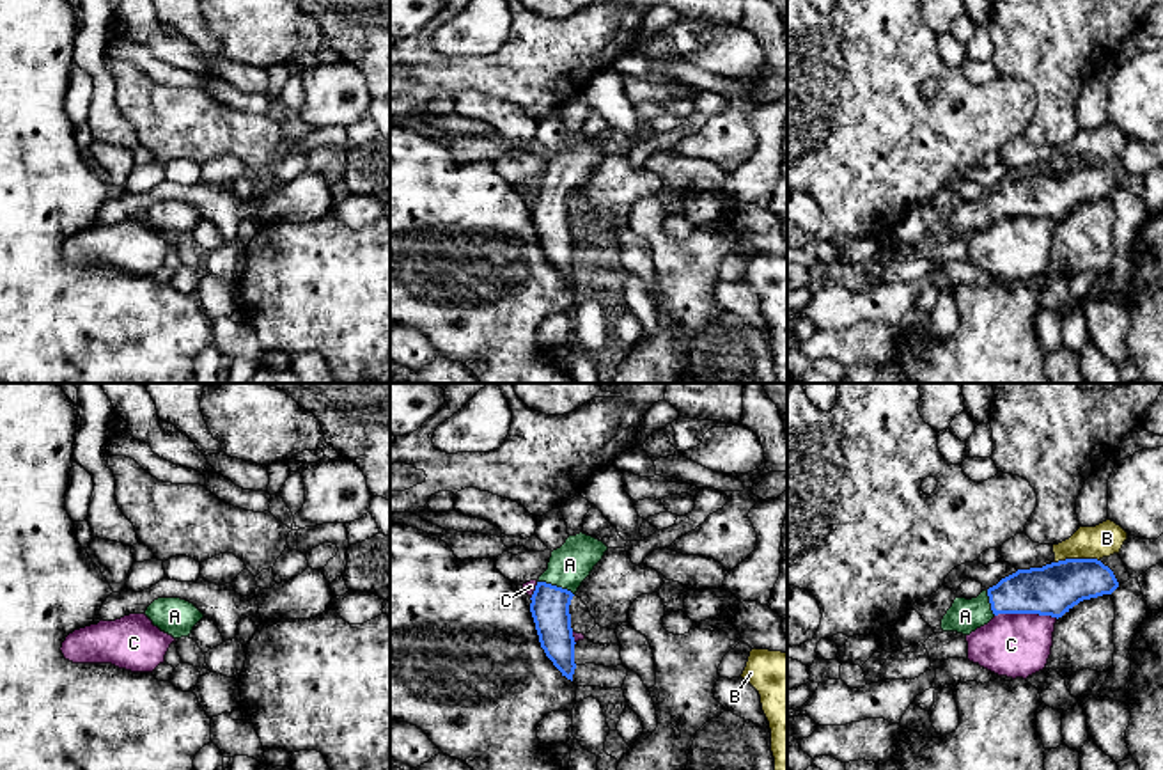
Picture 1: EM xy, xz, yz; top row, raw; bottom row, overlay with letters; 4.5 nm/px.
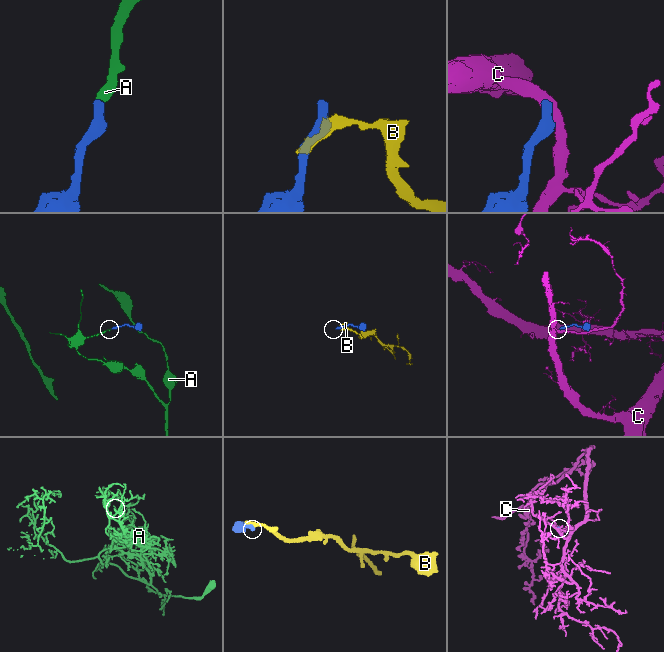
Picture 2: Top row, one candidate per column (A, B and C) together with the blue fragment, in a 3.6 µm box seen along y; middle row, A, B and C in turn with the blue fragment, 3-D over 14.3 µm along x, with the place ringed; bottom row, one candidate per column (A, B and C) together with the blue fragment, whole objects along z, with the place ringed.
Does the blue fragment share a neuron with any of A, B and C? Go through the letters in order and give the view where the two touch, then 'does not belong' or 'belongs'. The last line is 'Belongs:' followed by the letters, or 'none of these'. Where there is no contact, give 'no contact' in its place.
A: xz | belongs
B: yz | does not belong
C: yz | does not belong
Belongs: A

